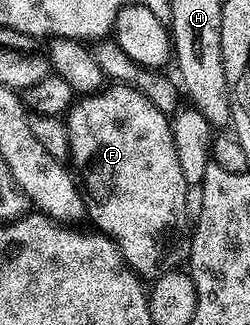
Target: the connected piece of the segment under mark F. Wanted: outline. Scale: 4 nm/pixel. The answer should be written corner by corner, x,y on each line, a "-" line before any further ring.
112,84
99,92
81,97
67,111
66,127
68,129
68,158
70,159
71,169
78,179
79,185
83,187
84,209
87,221
93,222
95,229
99,233
107,234
115,241
116,247
124,258
126,265
132,269
141,279
155,280
168,270
175,270
187,259
188,244
190,241
190,221
186,214
186,192
188,185
182,176
182,167
178,165
178,152
174,152
174,136
172,135
172,123
169,115
163,114
161,107
157,103
150,101
145,94
138,92
133,86
127,84

